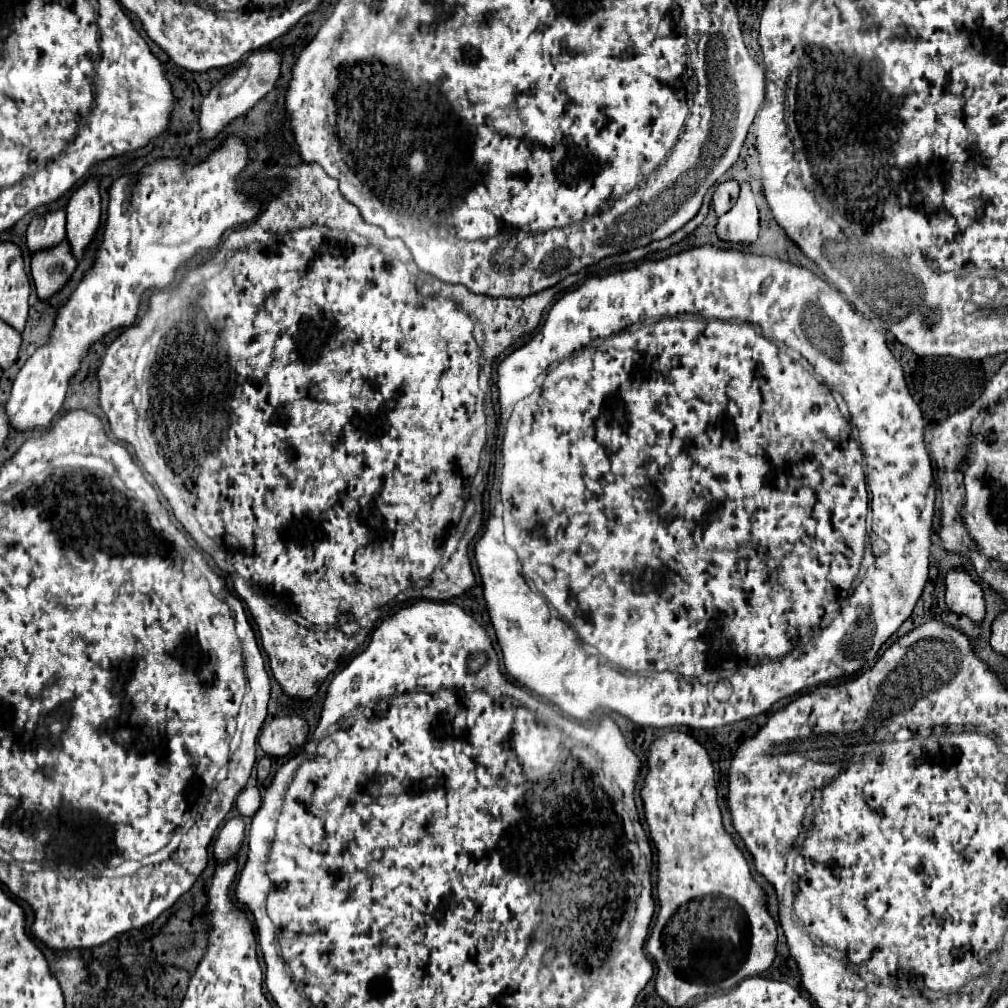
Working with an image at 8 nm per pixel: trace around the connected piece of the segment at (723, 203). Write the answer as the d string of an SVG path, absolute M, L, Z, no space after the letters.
M733 180L721 182L721 184L715 188L711 206L713 206L713 210L715 210L717 216L725 214L725 212L735 204L735 200L737 200L737 192L739 192L739 184L733 182Z

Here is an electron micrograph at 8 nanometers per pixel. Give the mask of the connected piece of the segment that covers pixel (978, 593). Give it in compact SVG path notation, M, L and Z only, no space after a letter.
M961 568L947 574L947 592L945 602L949 612L957 616L967 616L975 624L983 622L985 616L985 598L981 586Z

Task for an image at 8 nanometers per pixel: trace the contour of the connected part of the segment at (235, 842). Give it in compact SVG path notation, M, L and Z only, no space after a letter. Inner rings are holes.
M233 818L223 826L223 830L217 836L215 858L221 860L221 858L227 858L231 854L237 854L241 842L243 842L243 820Z

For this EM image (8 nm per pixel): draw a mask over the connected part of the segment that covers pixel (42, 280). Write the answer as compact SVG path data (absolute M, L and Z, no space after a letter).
M67 240L53 250L43 250L31 260L31 280L39 300L51 300L71 280L77 268L75 258L69 254Z

